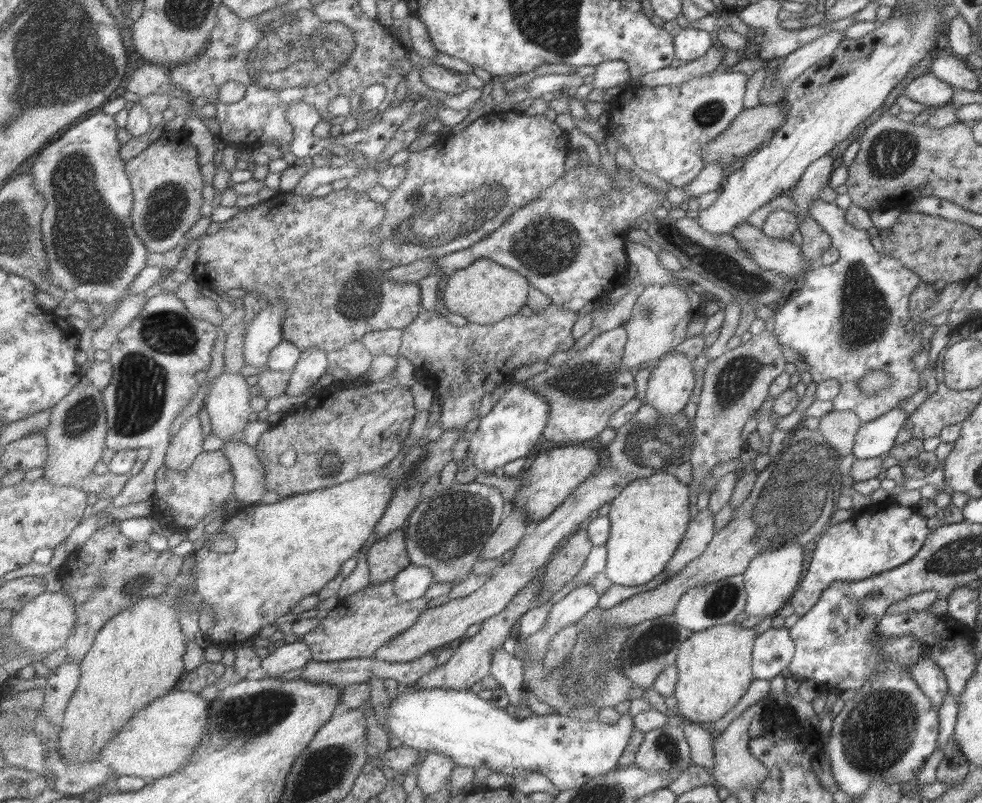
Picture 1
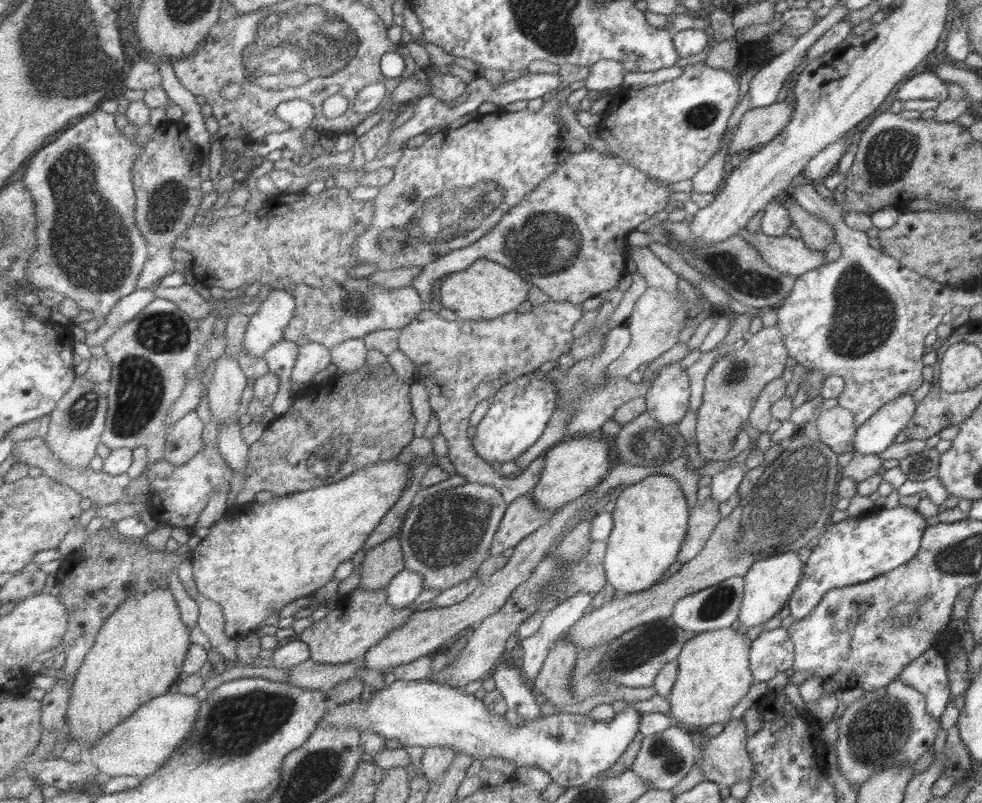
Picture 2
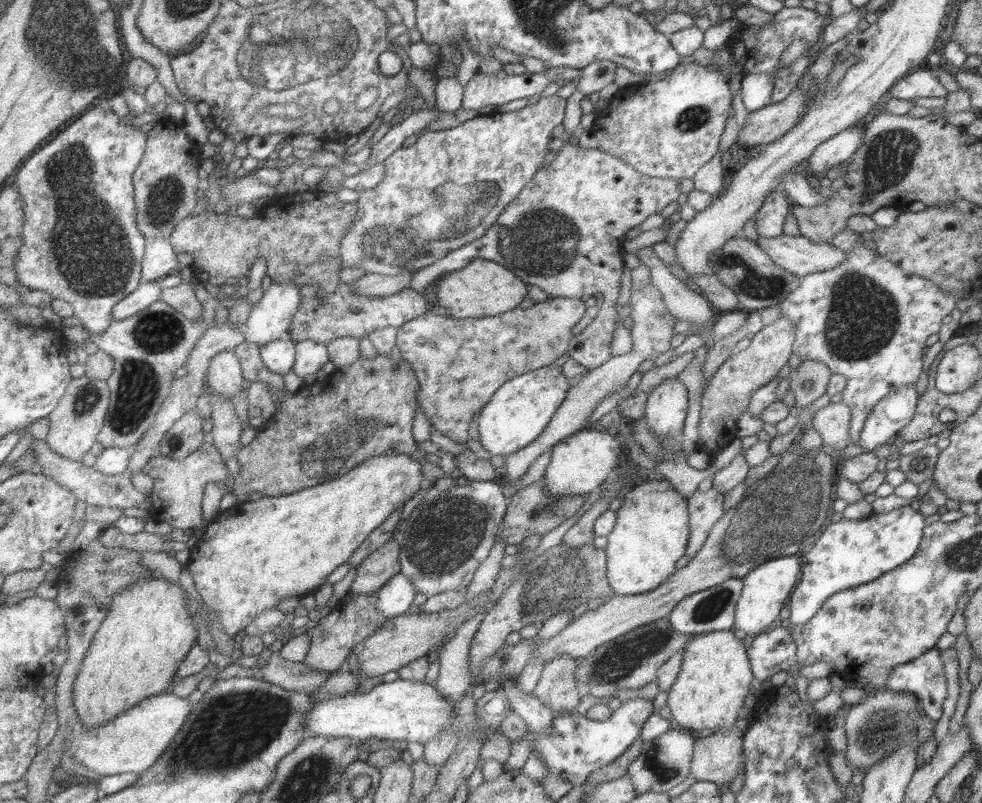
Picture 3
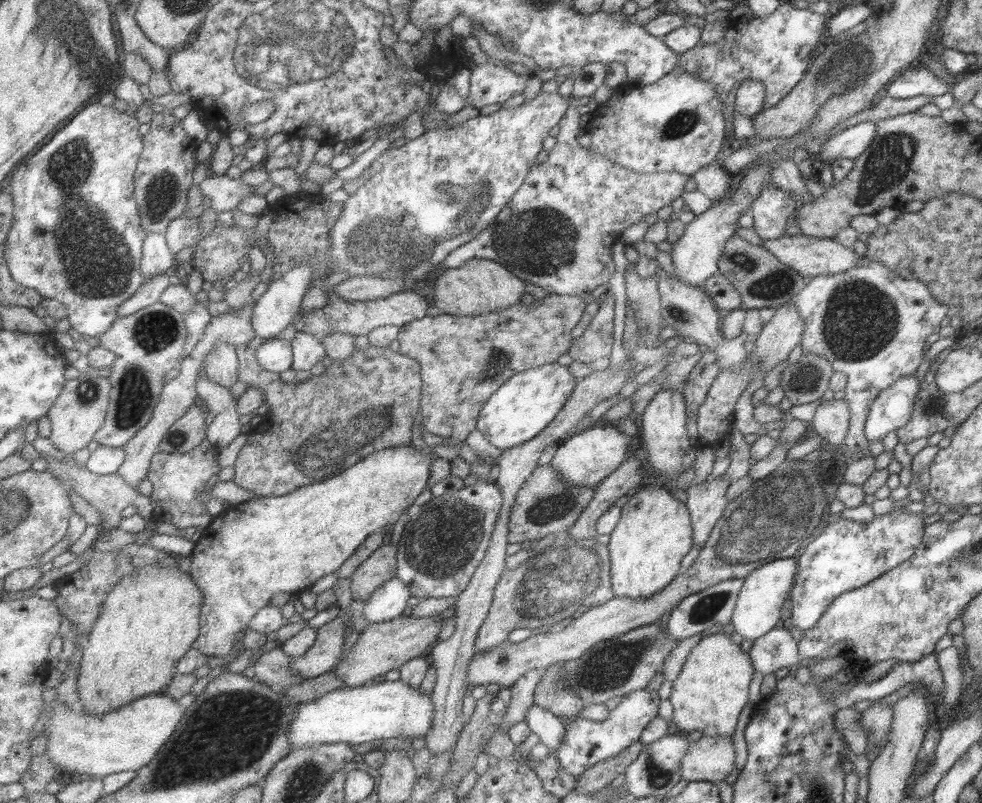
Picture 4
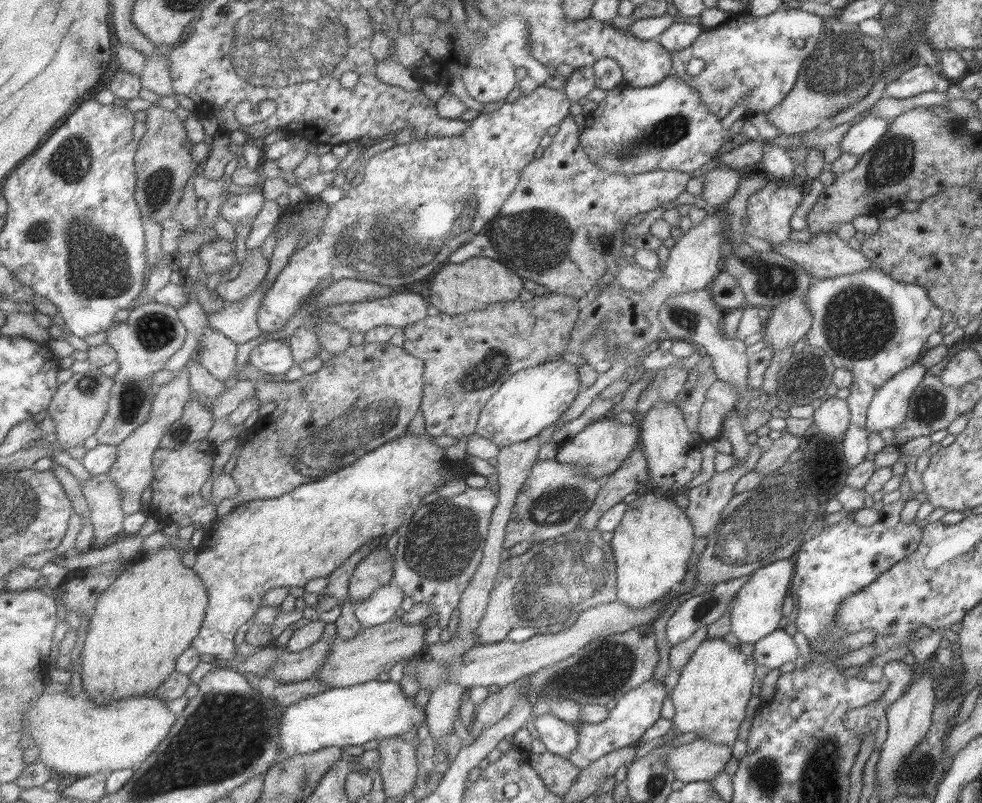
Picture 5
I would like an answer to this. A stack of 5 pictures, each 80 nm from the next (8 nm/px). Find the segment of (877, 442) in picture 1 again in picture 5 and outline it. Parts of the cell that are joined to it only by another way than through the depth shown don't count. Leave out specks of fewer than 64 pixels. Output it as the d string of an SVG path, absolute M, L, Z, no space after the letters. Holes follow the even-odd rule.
M919 362L892 376L870 400L865 428L869 432L879 432L883 428L895 428L906 417L909 397L926 370Z

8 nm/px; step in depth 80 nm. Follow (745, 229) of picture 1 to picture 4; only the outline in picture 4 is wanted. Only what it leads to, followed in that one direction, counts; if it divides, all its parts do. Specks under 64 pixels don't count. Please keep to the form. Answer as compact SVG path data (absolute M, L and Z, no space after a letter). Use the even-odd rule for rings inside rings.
M801 234L794 236L781 236L775 240L762 242L762 248L771 253L781 264L793 268L801 277L815 279L823 274L839 274L843 270L849 270L857 266L859 256L851 249L847 249L837 243L834 238L811 238Z

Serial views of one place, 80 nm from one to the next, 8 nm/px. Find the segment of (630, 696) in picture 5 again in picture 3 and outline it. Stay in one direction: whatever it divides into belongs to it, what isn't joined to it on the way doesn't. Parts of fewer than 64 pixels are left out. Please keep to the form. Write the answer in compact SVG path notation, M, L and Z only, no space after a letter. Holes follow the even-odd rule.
M641 698L623 702L605 721L585 718L576 712L559 714L553 722L551 734L533 734L532 751L541 755L549 772L557 773L573 786L582 785L593 771L607 767L625 753L635 738L640 737L641 726L651 714L653 700Z

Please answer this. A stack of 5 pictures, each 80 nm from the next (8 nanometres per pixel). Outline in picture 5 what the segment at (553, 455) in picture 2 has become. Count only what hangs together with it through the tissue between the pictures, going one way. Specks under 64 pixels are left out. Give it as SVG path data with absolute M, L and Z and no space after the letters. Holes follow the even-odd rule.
M598 418L589 425L586 425L581 431L572 438L565 440L561 444L557 460L567 464L579 464L584 466L588 476L599 478L608 476L622 465L627 455L639 445L638 434L640 433L638 418L630 425L622 425L616 419Z

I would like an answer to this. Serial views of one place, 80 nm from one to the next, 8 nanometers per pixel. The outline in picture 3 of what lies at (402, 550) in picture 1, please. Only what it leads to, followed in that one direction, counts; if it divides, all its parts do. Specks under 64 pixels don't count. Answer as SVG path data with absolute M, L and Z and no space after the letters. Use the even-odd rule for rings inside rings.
M393 538L370 554L358 567L351 594L377 593L396 574L402 572L402 546Z

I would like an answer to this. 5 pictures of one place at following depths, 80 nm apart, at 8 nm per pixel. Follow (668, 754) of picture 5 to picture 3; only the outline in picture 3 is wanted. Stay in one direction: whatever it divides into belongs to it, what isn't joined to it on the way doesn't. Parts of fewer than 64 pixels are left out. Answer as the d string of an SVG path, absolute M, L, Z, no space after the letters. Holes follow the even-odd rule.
M731 726L706 738L695 738L688 777L695 781L711 781L720 787L735 779L739 772L744 773L742 733Z

